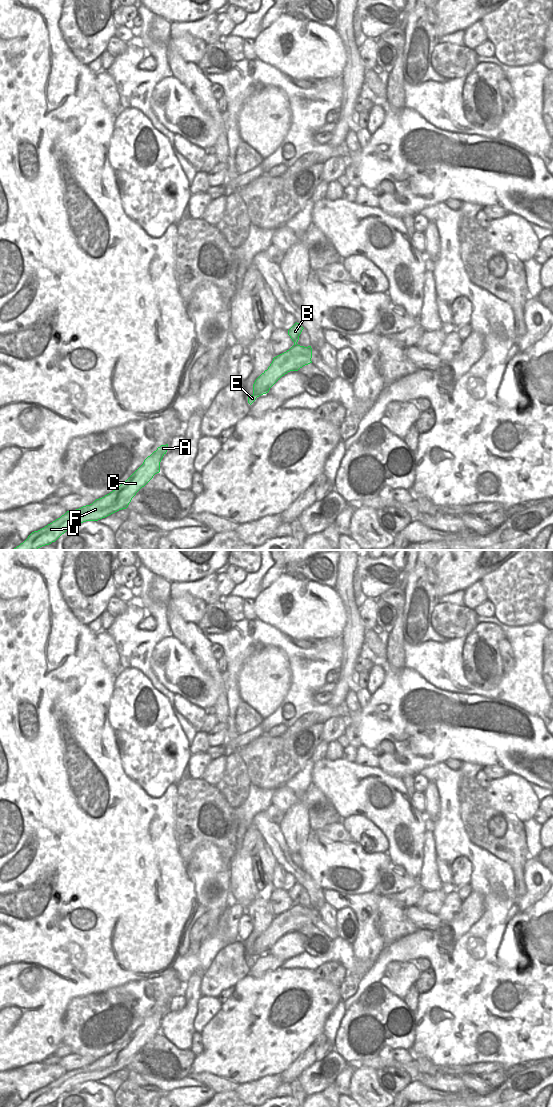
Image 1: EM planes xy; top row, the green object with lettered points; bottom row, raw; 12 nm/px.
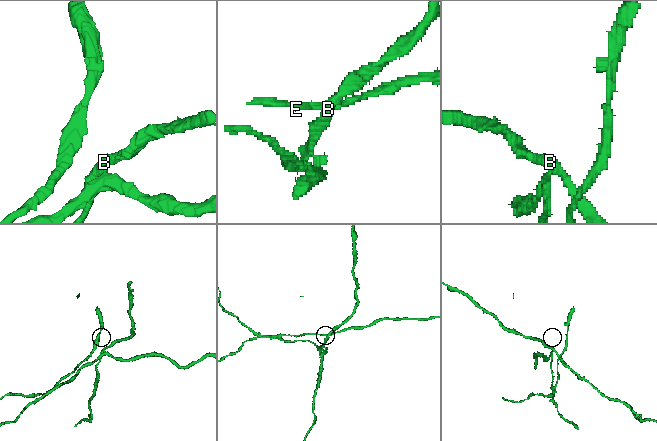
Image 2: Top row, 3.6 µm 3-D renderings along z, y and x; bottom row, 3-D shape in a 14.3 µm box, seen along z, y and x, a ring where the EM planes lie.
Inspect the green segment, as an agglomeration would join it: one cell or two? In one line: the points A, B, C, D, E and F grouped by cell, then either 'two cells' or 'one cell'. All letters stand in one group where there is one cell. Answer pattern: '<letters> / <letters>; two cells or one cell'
A C D E F / B; two cells

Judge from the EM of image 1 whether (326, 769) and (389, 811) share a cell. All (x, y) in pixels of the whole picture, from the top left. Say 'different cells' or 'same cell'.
same cell

